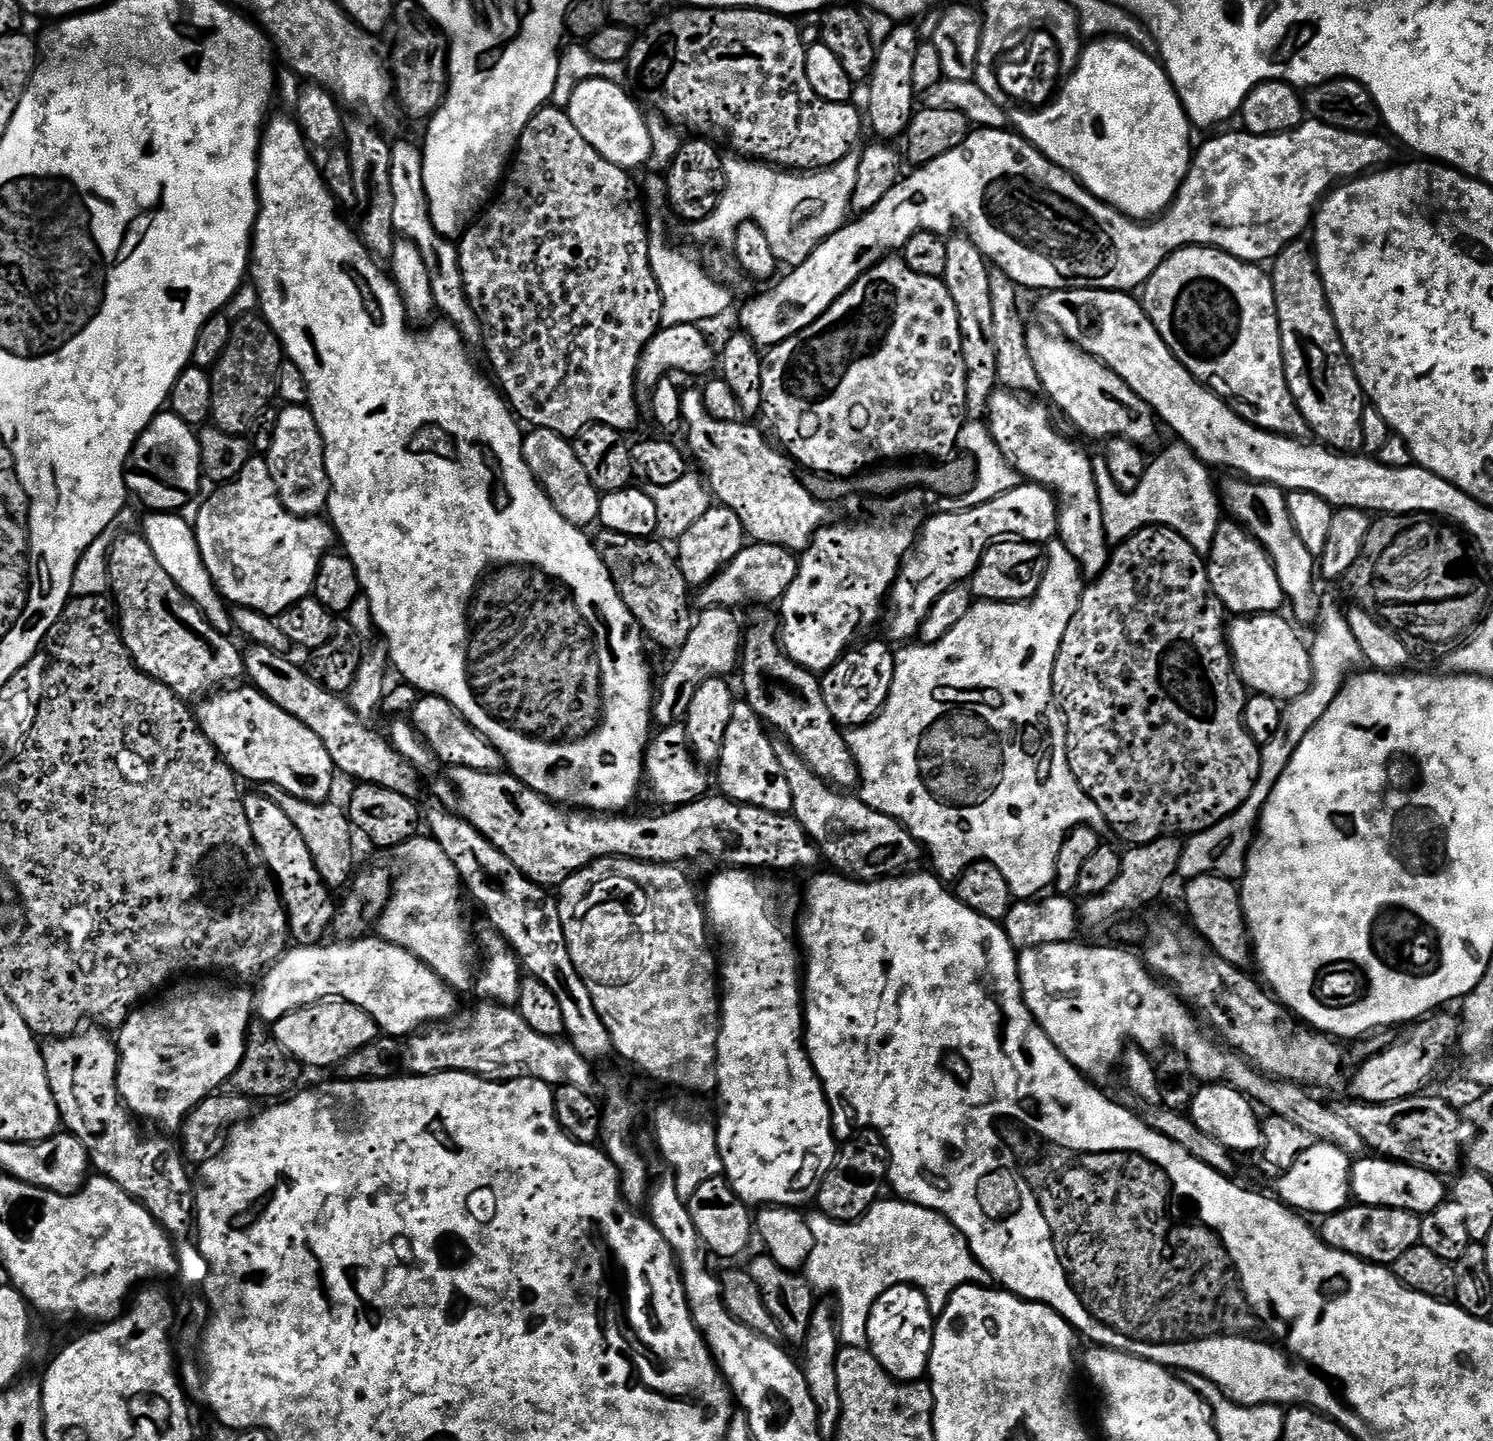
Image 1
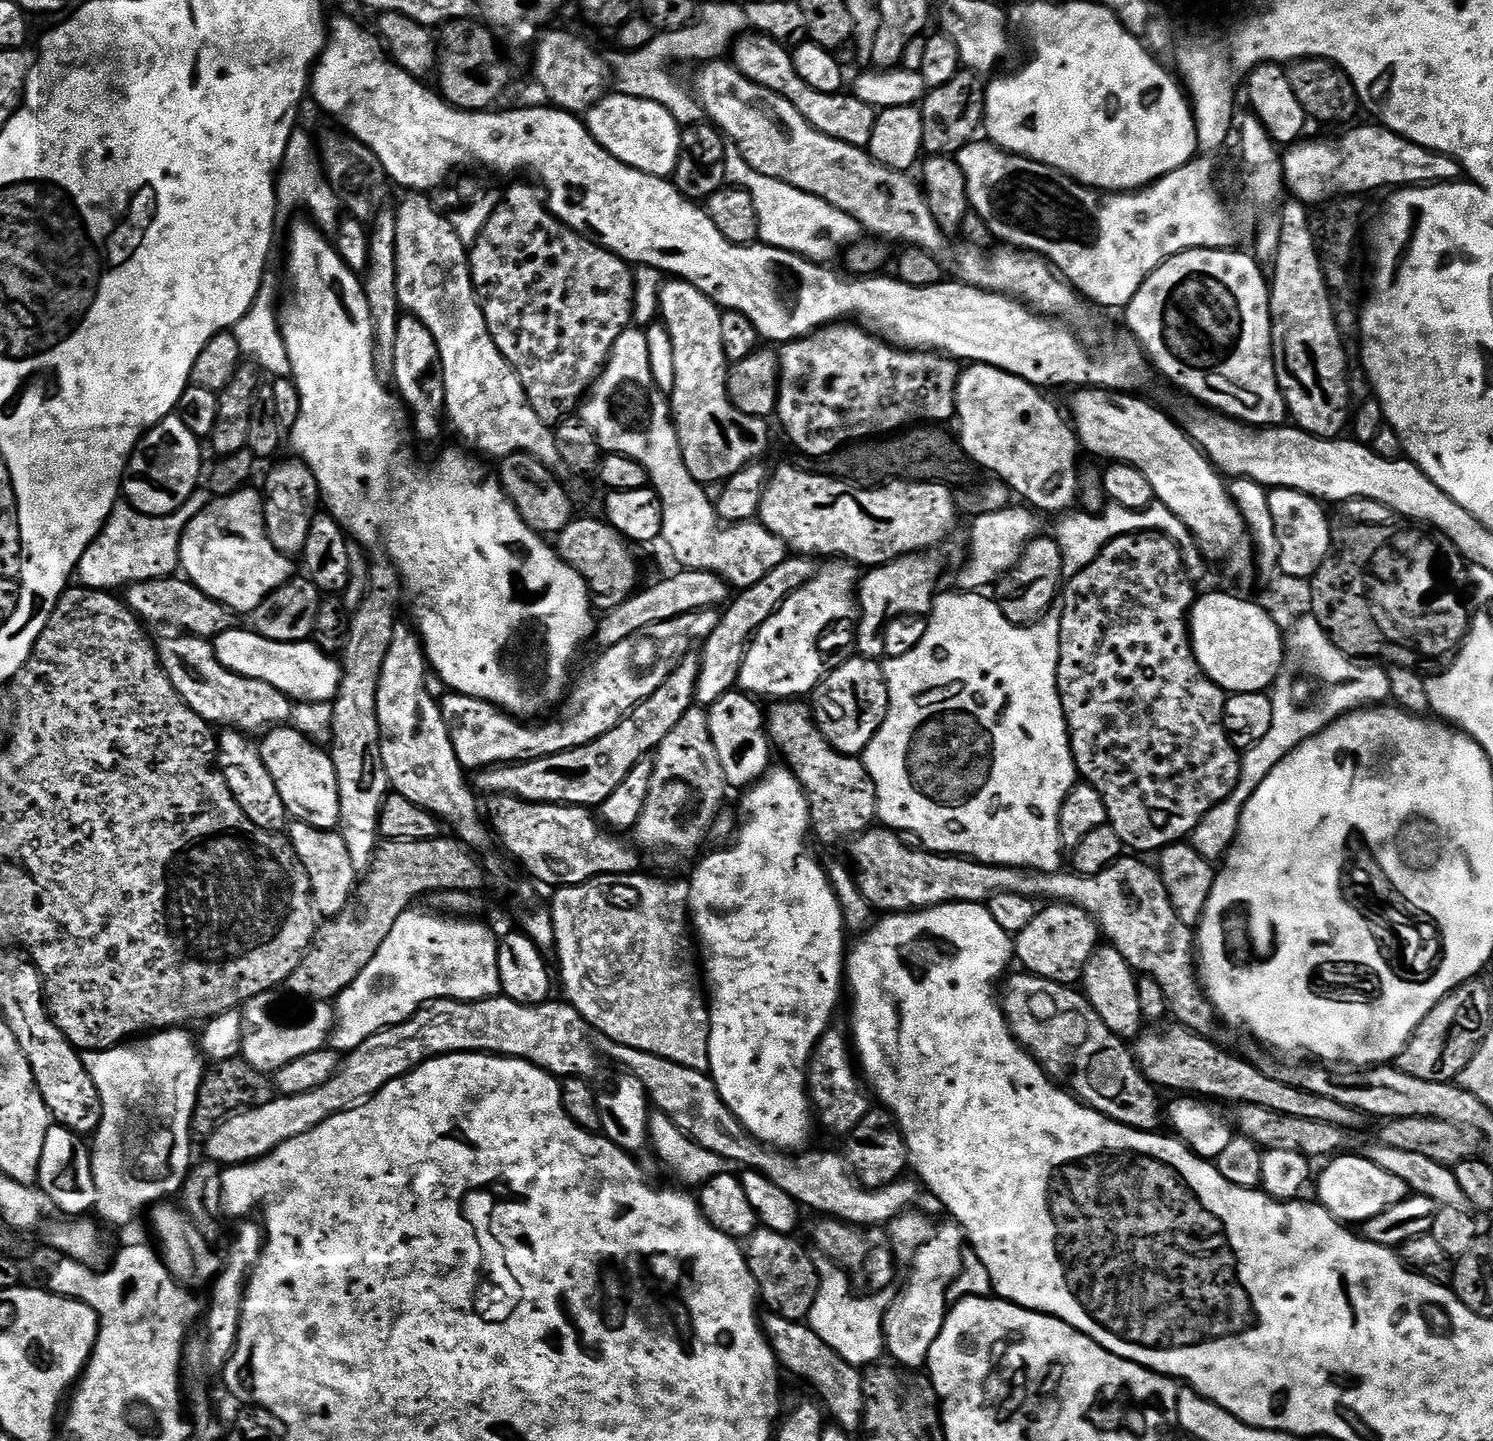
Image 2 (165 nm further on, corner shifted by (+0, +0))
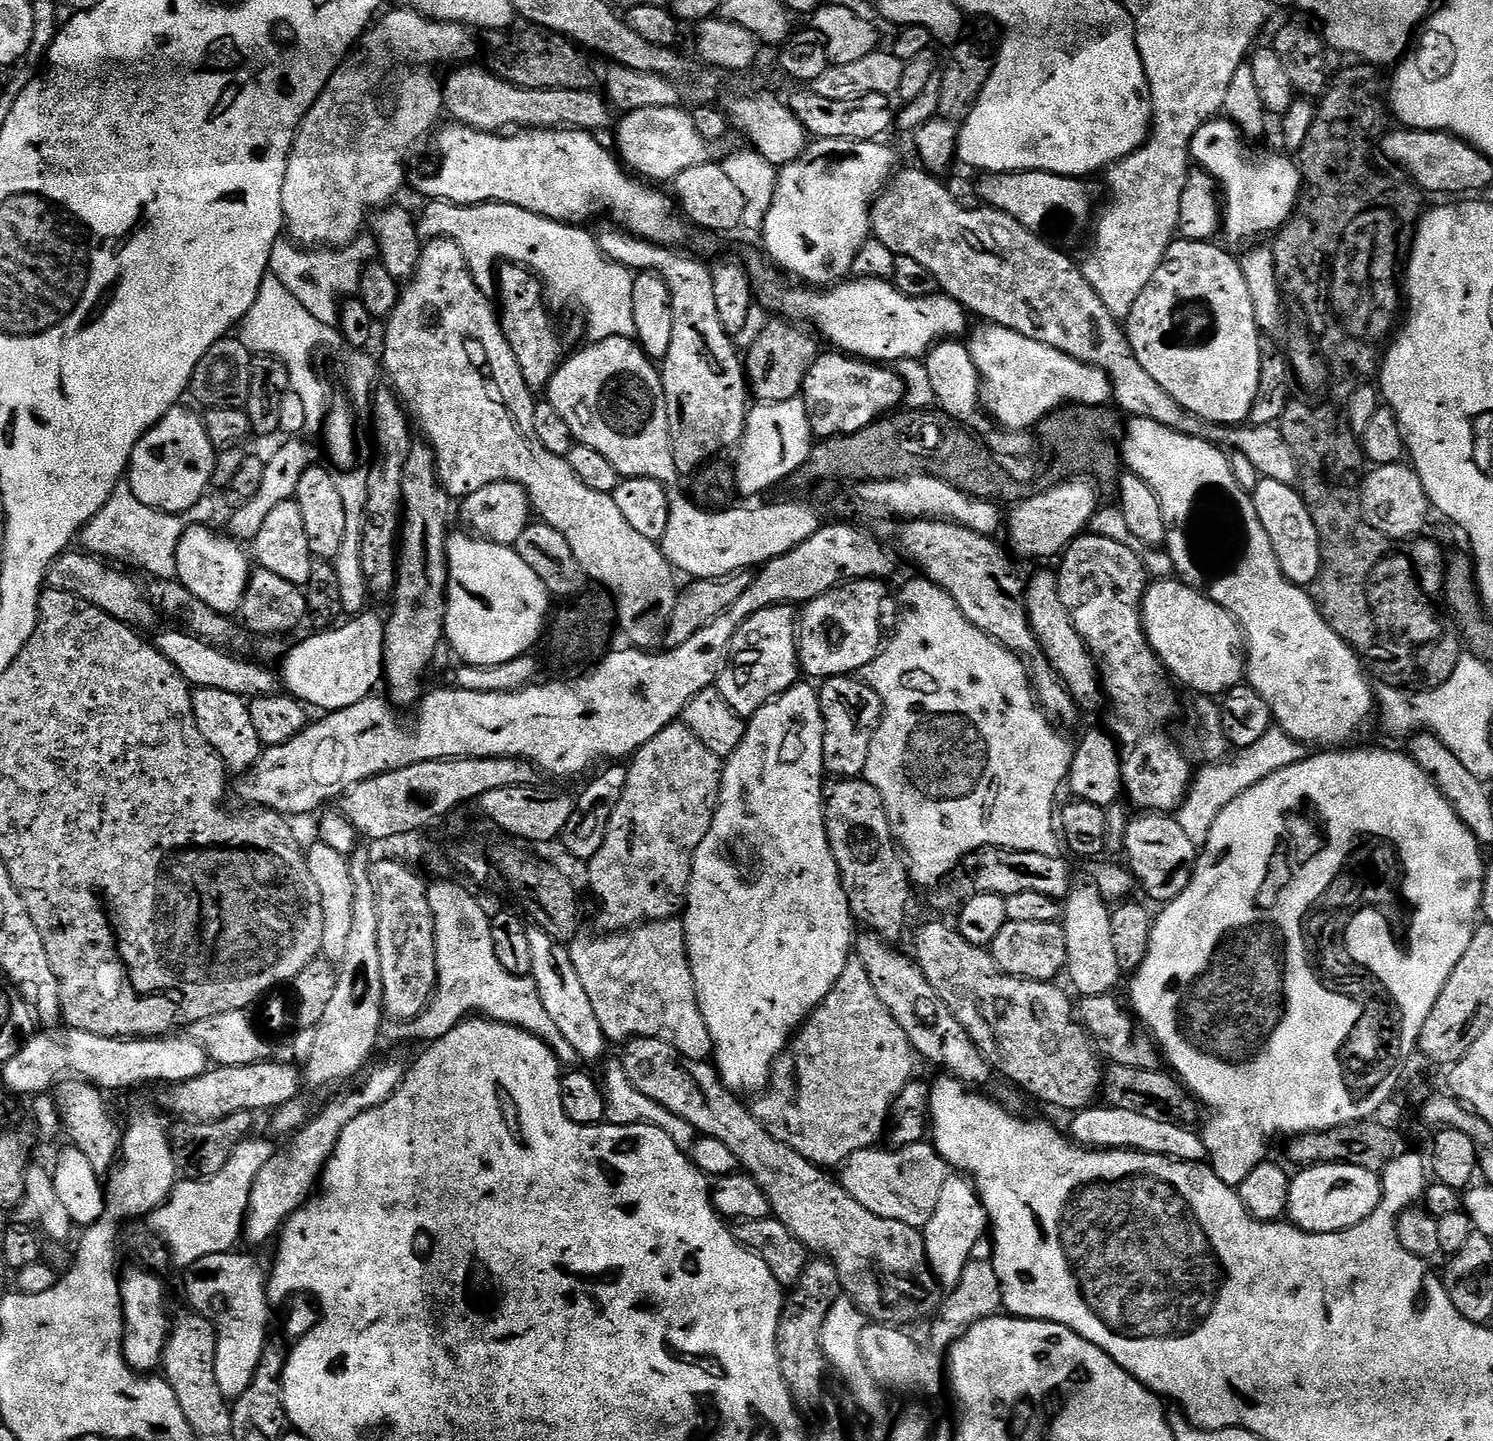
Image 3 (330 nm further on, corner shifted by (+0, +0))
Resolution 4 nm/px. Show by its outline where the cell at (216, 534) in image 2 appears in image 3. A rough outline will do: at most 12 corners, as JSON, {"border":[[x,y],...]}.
{"border":[[188,528],[176,580],[221,616],[239,613],[254,568],[245,545]]}

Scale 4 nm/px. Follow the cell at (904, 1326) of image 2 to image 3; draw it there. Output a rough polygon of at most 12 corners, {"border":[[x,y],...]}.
{"border":[[942,1182],[922,1229],[941,1289],[959,1286],[989,1228],[975,1183]]}

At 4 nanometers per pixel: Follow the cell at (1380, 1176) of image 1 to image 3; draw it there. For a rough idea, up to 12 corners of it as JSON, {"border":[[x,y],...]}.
{"border":[[1301,1168],[1287,1219],[1303,1232],[1345,1232],[1378,1206],[1375,1172]]}

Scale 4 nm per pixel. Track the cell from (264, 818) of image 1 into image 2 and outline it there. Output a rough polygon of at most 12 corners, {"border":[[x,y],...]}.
{"border":[[235,727],[216,742],[218,767],[259,828],[289,819],[259,747]]}

